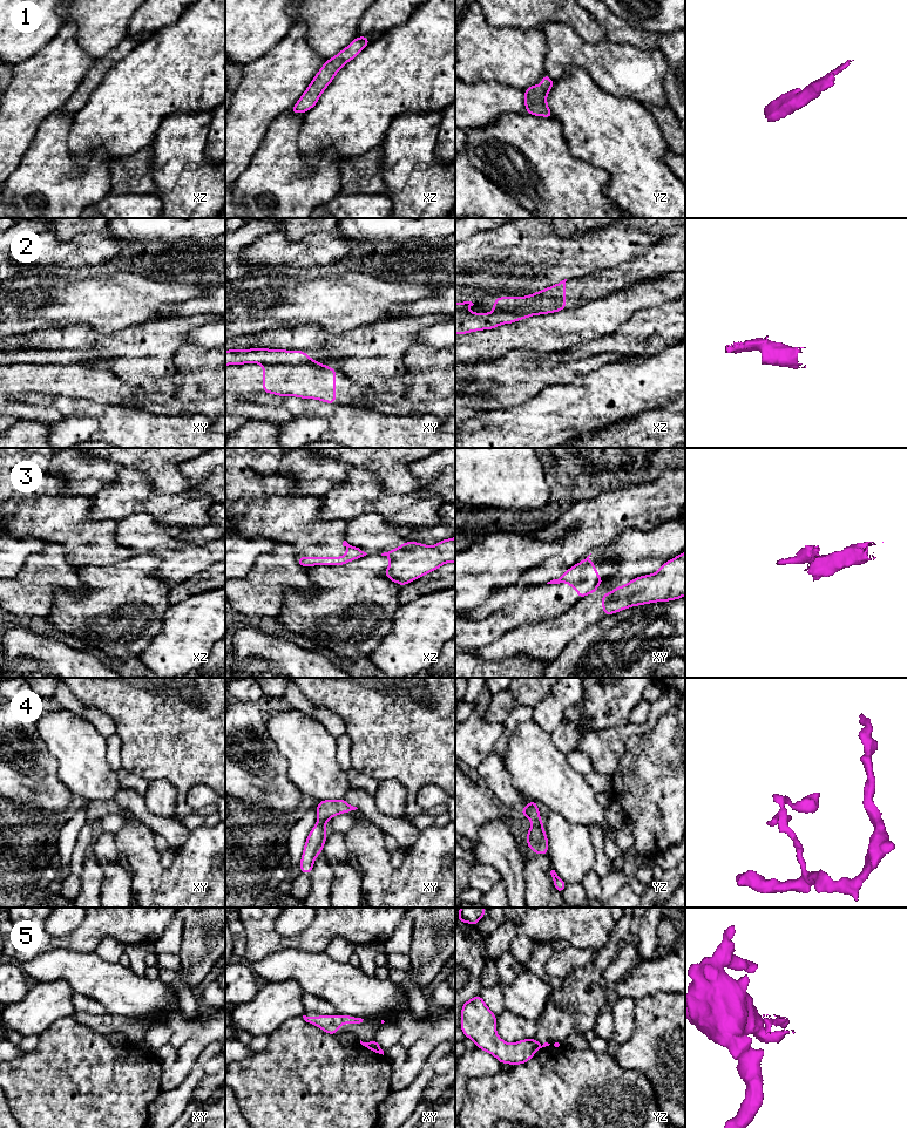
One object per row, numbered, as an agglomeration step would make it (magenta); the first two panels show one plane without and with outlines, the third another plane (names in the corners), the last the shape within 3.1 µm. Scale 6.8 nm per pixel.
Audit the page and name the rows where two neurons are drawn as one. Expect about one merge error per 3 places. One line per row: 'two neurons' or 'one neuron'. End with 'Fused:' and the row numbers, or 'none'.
1: one neuron
2: two neurons
3: two neurons
4: one neuron
5: two neurons
Fused: 2, 3, 5

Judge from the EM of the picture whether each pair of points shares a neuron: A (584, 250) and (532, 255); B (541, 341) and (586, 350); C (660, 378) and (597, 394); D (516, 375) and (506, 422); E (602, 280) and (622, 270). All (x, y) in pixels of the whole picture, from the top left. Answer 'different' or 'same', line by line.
A: same
B: different
C: same
D: different
E: same

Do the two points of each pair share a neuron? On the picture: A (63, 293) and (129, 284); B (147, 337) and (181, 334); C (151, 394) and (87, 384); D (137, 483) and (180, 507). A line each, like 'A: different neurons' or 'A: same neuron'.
A: same neuron
B: same neuron
C: different neurons
D: same neuron

